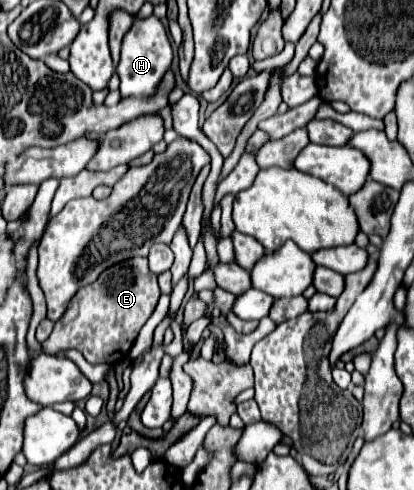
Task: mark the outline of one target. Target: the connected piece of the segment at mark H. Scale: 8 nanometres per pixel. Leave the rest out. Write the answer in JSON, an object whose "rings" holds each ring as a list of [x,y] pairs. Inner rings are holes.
{"rings":[[[149,16],[145,20],[135,20],[129,34],[125,34],[125,42],[121,48],[121,62],[117,66],[117,74],[121,78],[121,88],[119,88],[121,98],[153,96],[163,76],[171,68],[171,60],[173,60],[173,50],[161,20],[155,16]]]}

